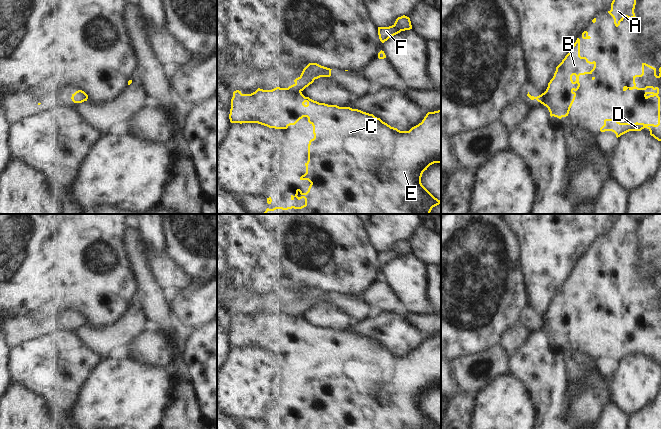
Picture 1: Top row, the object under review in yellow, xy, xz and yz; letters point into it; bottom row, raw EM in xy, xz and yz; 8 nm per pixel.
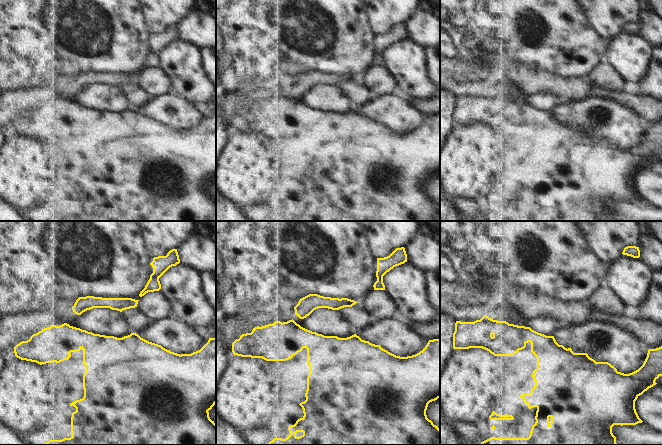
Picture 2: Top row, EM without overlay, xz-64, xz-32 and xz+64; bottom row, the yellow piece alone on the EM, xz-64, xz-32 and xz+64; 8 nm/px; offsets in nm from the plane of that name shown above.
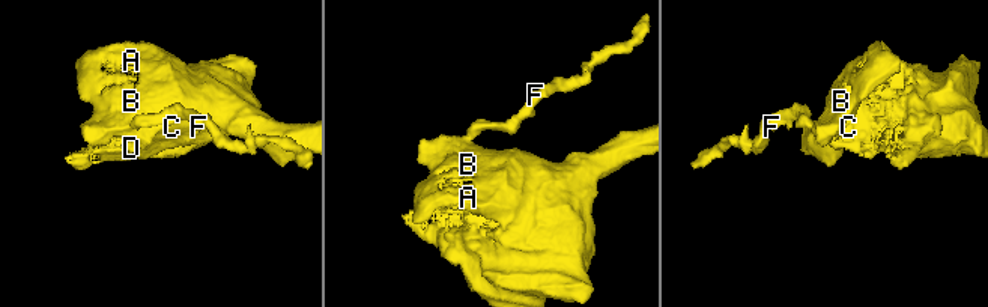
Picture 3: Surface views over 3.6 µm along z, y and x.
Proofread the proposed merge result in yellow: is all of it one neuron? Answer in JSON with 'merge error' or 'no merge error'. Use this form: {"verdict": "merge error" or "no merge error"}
{"verdict": "merge error"}

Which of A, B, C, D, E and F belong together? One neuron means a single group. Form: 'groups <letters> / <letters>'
groups A B C D E / F

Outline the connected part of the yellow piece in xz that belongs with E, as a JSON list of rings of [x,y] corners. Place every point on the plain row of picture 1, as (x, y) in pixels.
[[[295,308],[288,312],[276,311],[272,314],[263,314],[258,312],[251,318],[242,318],[241,315],[233,316],[231,323],[231,333],[229,343],[231,347],[258,347],[269,352],[287,353],[290,349],[295,349],[303,341],[308,342],[308,346],[313,350],[314,362],[308,368],[308,385],[305,387],[306,397],[300,401],[300,404],[308,404],[311,408],[306,417],[300,413],[296,418],[291,419],[291,424],[296,421],[298,424],[304,422],[305,429],[439,429],[441,425],[435,422],[421,407],[422,398],[434,387],[441,387],[441,334],[428,336],[421,347],[412,351],[409,355],[400,355],[383,346],[373,338],[363,336],[350,331],[339,331],[337,329],[328,329],[319,327],[305,321]]]

